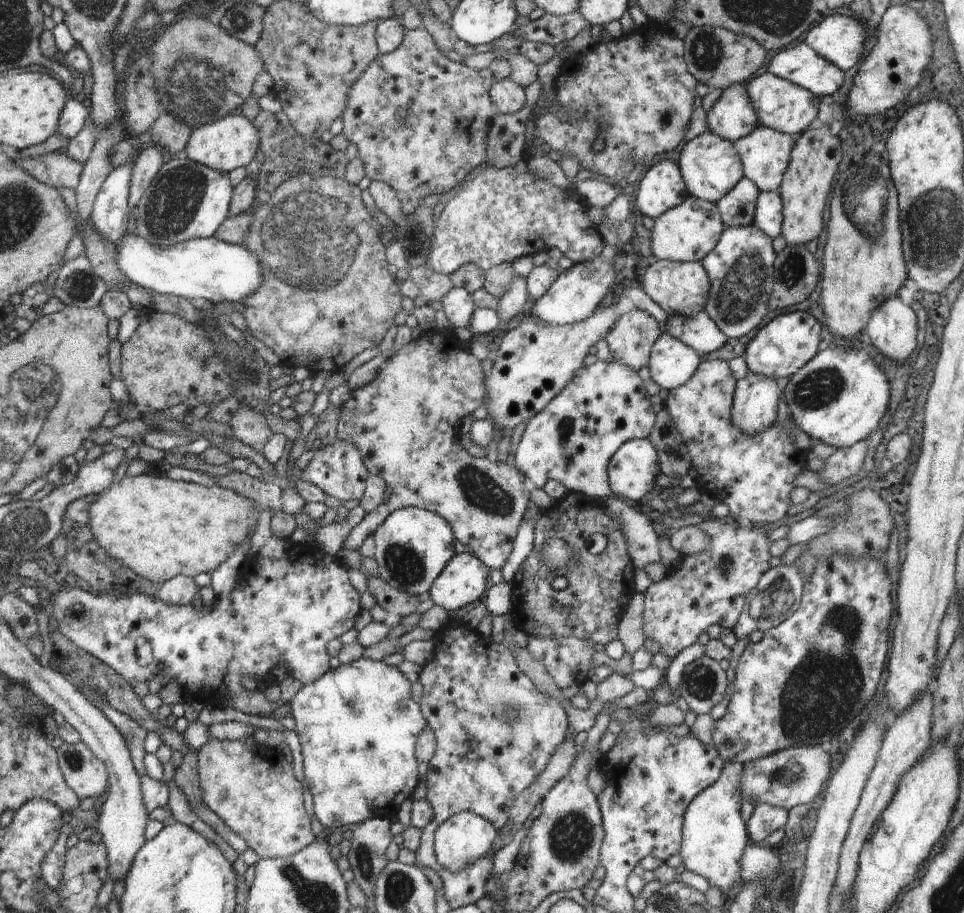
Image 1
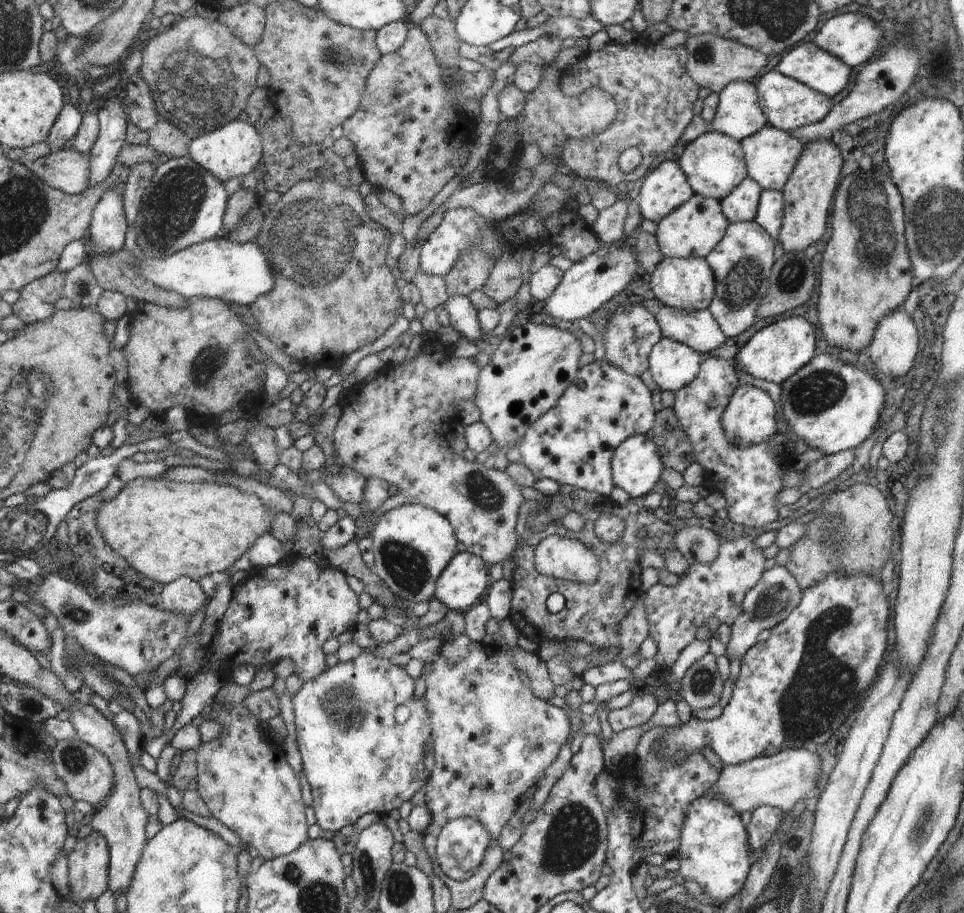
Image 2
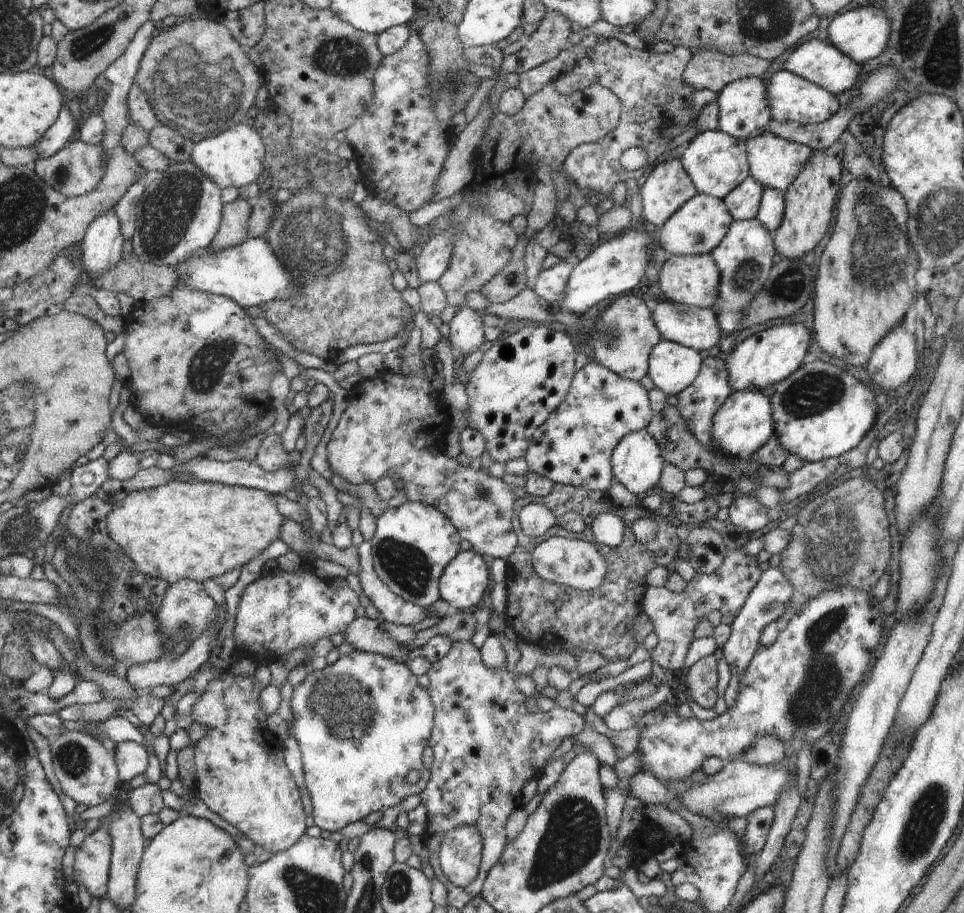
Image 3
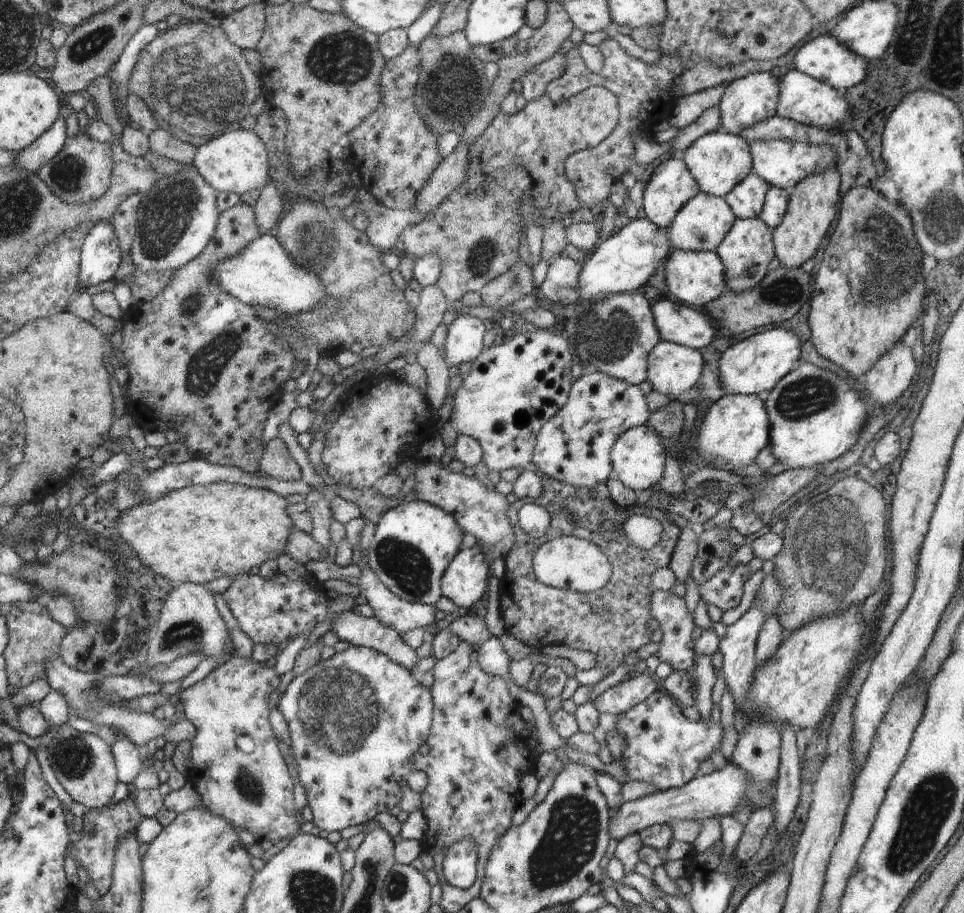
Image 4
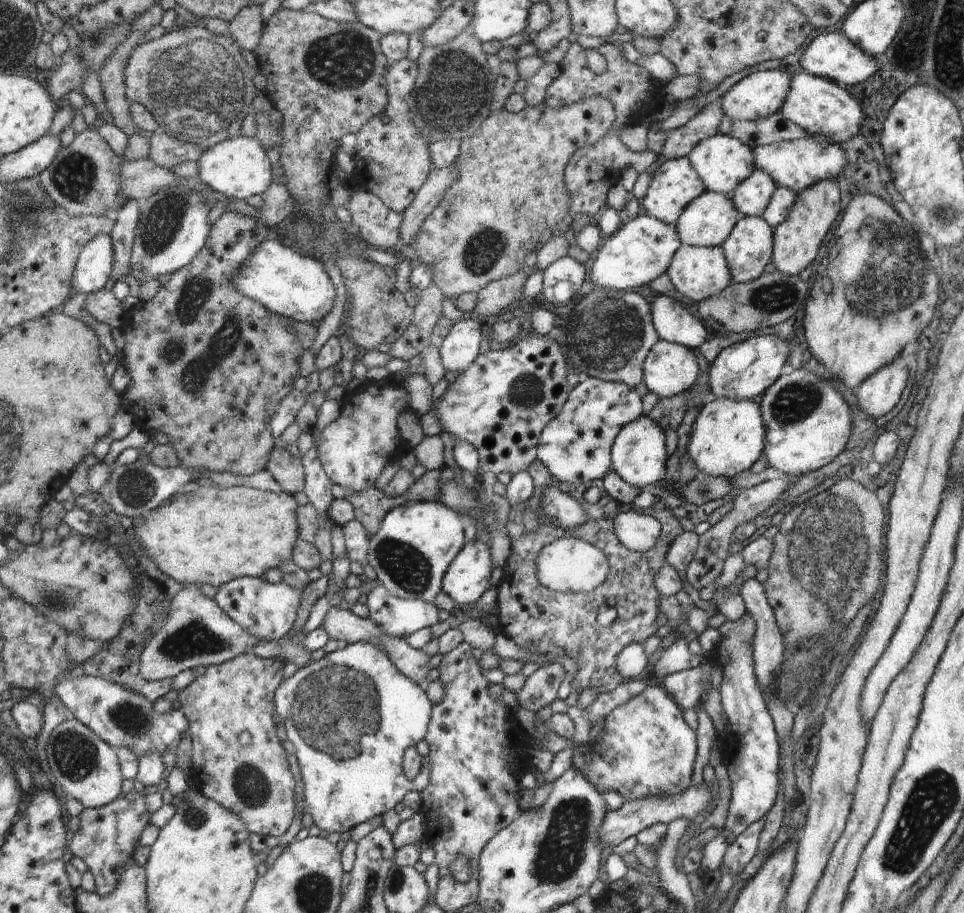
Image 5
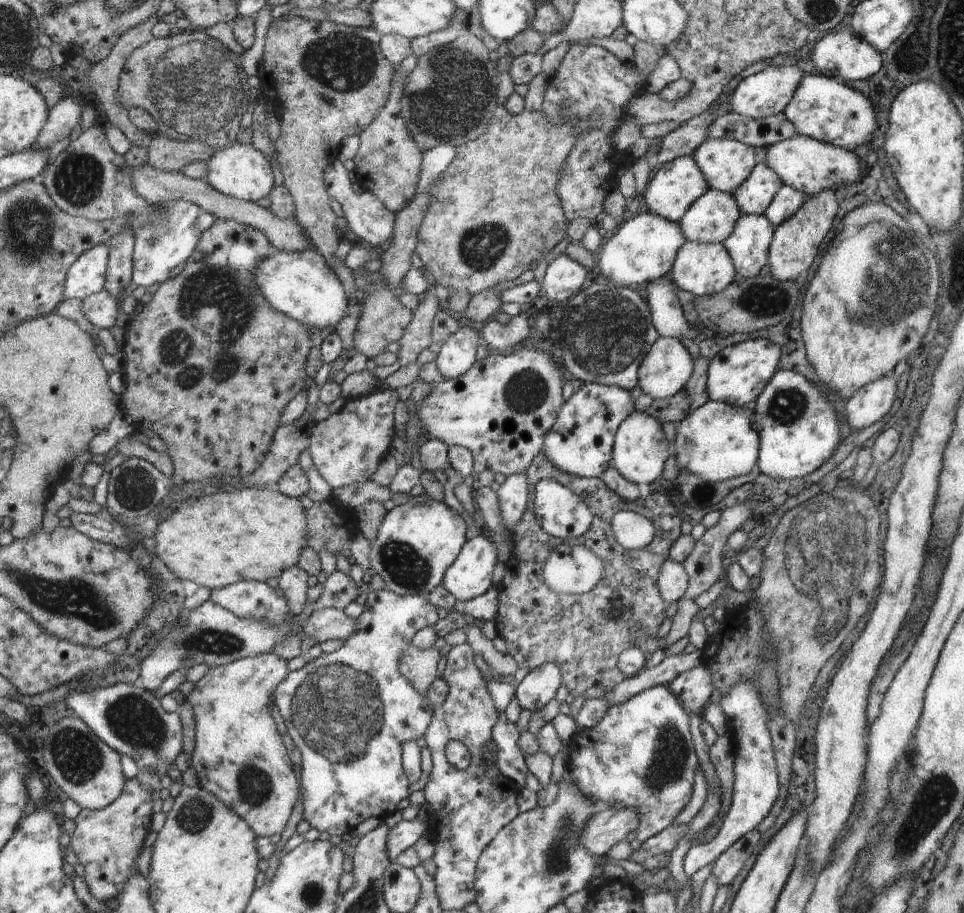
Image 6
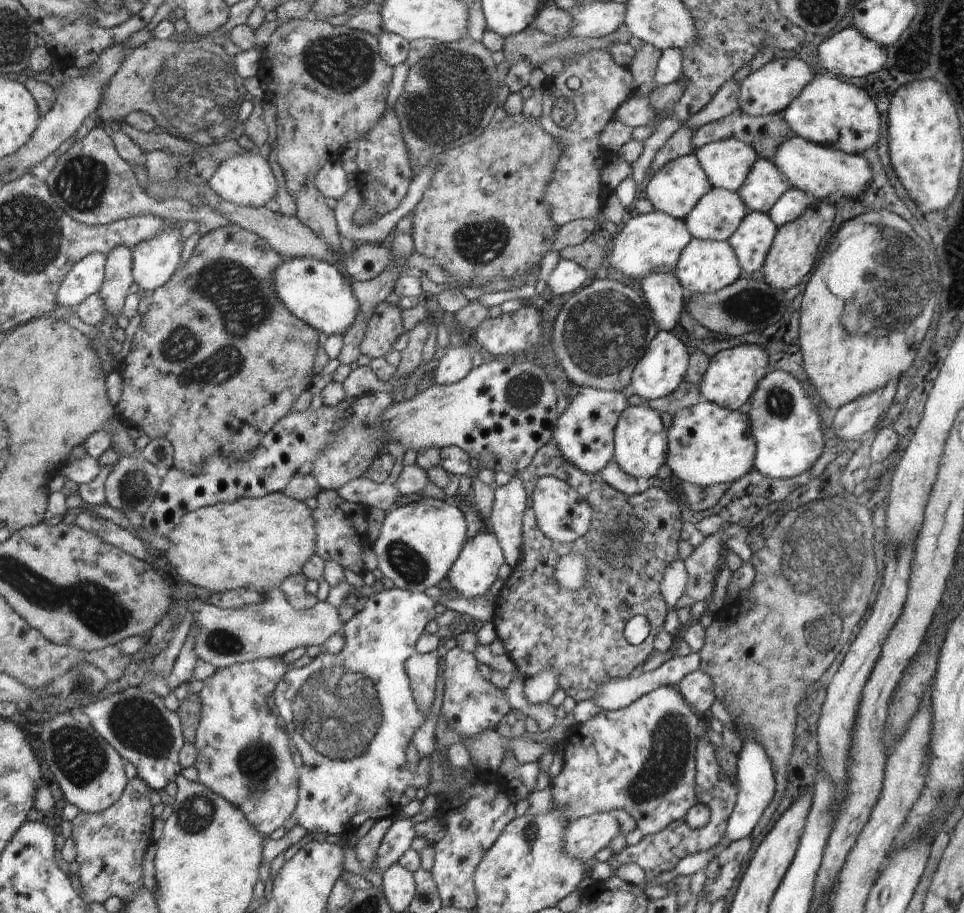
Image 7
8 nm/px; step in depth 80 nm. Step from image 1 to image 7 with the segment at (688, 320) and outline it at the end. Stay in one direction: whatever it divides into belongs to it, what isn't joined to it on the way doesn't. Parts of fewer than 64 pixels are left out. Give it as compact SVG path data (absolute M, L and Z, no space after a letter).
M675 271L646 275L641 280L640 288L653 318L658 320L658 330L674 330L683 314L685 294L688 294L677 279Z

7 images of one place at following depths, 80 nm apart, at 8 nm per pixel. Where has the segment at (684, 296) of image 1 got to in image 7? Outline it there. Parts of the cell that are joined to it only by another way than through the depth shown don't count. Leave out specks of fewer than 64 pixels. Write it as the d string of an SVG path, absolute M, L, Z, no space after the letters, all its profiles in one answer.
M692 239L681 252L674 271L689 294L713 293L734 284L744 276L739 260L728 241Z

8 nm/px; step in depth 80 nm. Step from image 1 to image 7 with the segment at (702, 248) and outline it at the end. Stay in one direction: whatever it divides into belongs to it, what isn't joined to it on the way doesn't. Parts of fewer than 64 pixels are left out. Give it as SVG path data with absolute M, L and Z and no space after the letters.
M713 187L696 203L685 223L693 239L727 241L748 212L737 192Z

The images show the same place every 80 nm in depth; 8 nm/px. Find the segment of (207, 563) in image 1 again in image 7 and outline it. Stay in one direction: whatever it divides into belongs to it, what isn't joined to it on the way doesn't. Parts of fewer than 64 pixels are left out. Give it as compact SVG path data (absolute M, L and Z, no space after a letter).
M283 492L270 493L259 499L240 499L202 507L181 518L180 524L166 536L170 549L160 555L168 558L184 580L213 593L245 588L266 594L272 588L279 588L289 576L302 575L304 565L316 554L316 533L311 511L304 502Z

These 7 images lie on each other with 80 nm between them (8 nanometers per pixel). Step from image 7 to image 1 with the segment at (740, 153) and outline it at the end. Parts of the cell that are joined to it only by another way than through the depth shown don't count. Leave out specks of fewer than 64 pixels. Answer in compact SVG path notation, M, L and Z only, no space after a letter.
M707 130L682 148L677 162L688 192L693 197L717 203L744 177L740 155L732 141Z

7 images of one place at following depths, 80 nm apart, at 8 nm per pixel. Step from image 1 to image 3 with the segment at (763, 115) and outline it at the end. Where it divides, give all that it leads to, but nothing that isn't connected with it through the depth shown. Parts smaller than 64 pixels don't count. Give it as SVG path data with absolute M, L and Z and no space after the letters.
M786 70L775 73L766 84L771 118L780 122L797 122L803 125L823 123L841 108L835 95L825 88Z

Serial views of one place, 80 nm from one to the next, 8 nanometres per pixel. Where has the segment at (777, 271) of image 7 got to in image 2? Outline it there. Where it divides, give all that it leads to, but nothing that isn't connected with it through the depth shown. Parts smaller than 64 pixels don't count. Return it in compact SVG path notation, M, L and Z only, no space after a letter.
M820 139L804 145L790 178L786 181L783 191L784 216L776 238L786 253L800 252L816 246L818 240L826 232L828 212L832 206L834 193L840 183L843 158L838 147L826 139Z

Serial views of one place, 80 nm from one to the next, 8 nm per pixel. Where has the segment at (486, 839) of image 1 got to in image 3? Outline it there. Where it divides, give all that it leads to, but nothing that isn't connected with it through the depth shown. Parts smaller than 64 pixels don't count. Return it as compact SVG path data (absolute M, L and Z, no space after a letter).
M458 827L443 837L439 863L448 880L458 888L466 888L479 873L481 837L472 827Z

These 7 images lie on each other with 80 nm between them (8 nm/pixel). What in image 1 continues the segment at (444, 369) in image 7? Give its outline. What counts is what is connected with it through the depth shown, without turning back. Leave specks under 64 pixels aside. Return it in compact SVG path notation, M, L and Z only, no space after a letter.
M452 287L451 291L441 300L443 310L455 328L469 328L475 304L471 293L467 290Z

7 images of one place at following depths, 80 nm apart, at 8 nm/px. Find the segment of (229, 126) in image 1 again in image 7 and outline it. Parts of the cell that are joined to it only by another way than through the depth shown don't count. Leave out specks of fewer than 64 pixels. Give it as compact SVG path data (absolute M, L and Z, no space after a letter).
M257 150L222 161L206 184L229 203L258 208L264 207L268 200L275 198L280 183L280 176L275 172L273 164L269 164L268 155Z

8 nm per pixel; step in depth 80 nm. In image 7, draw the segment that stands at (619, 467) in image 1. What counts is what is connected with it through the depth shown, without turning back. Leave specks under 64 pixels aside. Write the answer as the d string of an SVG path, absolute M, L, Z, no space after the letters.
M647 404L626 407L617 420L614 436L613 459L622 472L638 480L656 476L664 466L667 457L667 430L664 429L659 414Z

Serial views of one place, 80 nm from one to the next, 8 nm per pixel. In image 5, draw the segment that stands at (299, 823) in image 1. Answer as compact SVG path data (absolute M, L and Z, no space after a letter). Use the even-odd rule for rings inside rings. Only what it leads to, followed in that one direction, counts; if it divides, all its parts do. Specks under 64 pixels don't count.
M244 653L243 655L238 655L236 658L226 661L225 663L219 665L208 665L205 672L187 687L184 687L179 694L180 709L189 722L188 731L191 734L192 739L192 766L196 773L196 778L200 778L200 786L198 786L198 788L200 788L199 791L207 799L212 799L221 807L229 810L234 816L237 816L237 818L245 824L249 833L254 833L264 838L268 838L268 836L282 836L282 834L290 828L296 810L296 804L294 802L294 778L292 777L288 760L286 759L288 753L282 746L280 739L278 739L278 735L276 735L276 722L273 719L273 712L275 711L275 692L283 681L283 668L284 662L282 660L263 659L253 653ZM242 732L248 732L248 734L250 734L250 746L244 747L238 741Z

